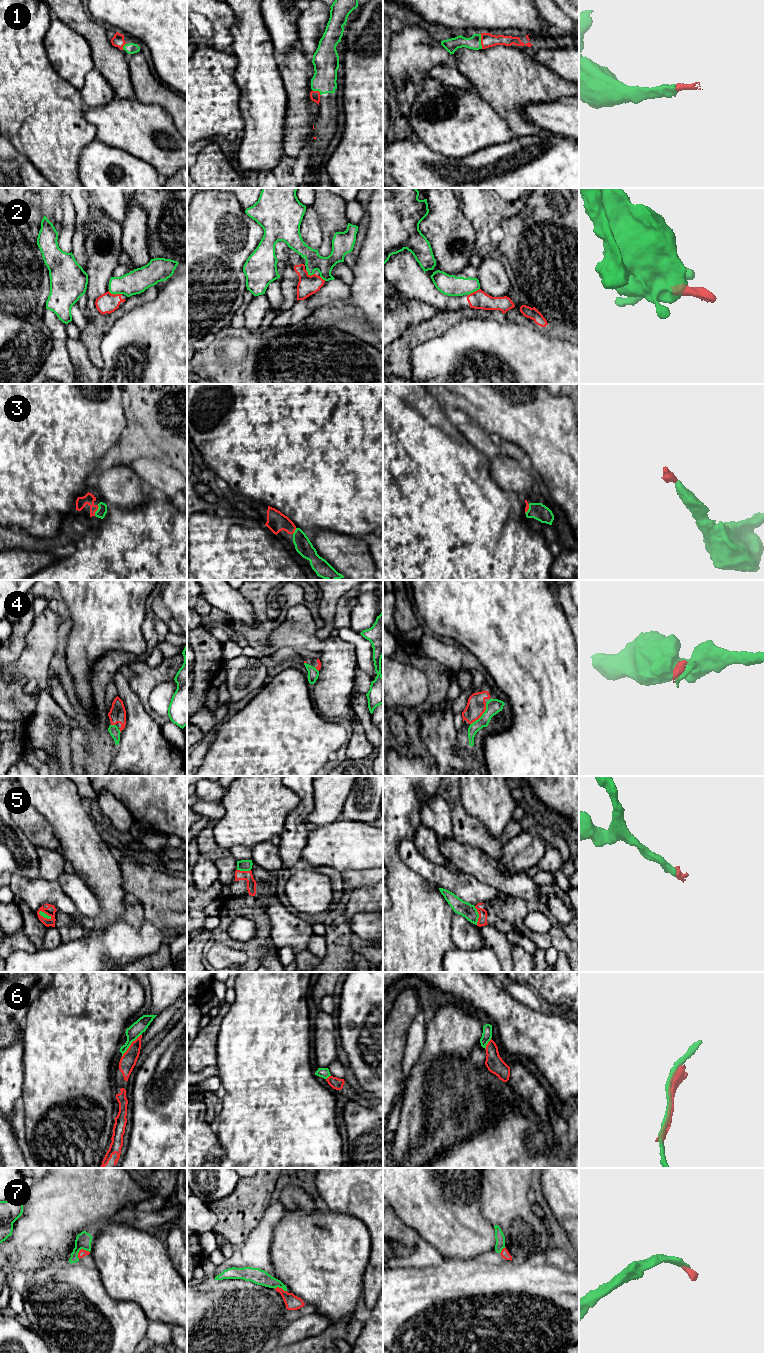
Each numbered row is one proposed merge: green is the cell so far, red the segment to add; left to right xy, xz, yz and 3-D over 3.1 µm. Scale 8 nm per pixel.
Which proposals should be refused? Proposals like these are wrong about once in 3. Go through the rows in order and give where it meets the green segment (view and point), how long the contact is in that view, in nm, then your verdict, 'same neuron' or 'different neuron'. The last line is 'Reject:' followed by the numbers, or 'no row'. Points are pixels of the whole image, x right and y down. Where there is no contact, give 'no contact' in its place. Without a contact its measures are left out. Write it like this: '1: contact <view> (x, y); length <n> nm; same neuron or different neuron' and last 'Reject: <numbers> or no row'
1: contact yz (480, 41); length 120 nm; same neuron
2: contact xy (115, 293); length 110 nm; different neuron
3: contact xy (97, 510); length 90 nm; same neuron
4: contact yz (482, 715); length 220 nm; different neuron
5: contact yz (478, 915); length 150 nm; same neuron
6: contact xy (130, 1044); length 240 nm; different neuron
7: contact xy (81, 1248); length 120 nm; same neuron
Reject: 2, 4, 6

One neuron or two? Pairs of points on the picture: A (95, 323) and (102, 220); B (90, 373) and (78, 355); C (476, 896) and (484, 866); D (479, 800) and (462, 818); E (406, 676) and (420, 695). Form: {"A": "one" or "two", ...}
{"A": "one", "B": "one", "C": "two", "D": "two", "E": "one"}

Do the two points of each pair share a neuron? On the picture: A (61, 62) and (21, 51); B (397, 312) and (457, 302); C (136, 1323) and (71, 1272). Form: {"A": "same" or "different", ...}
{"A": "different", "B": "different", "C": "same"}

